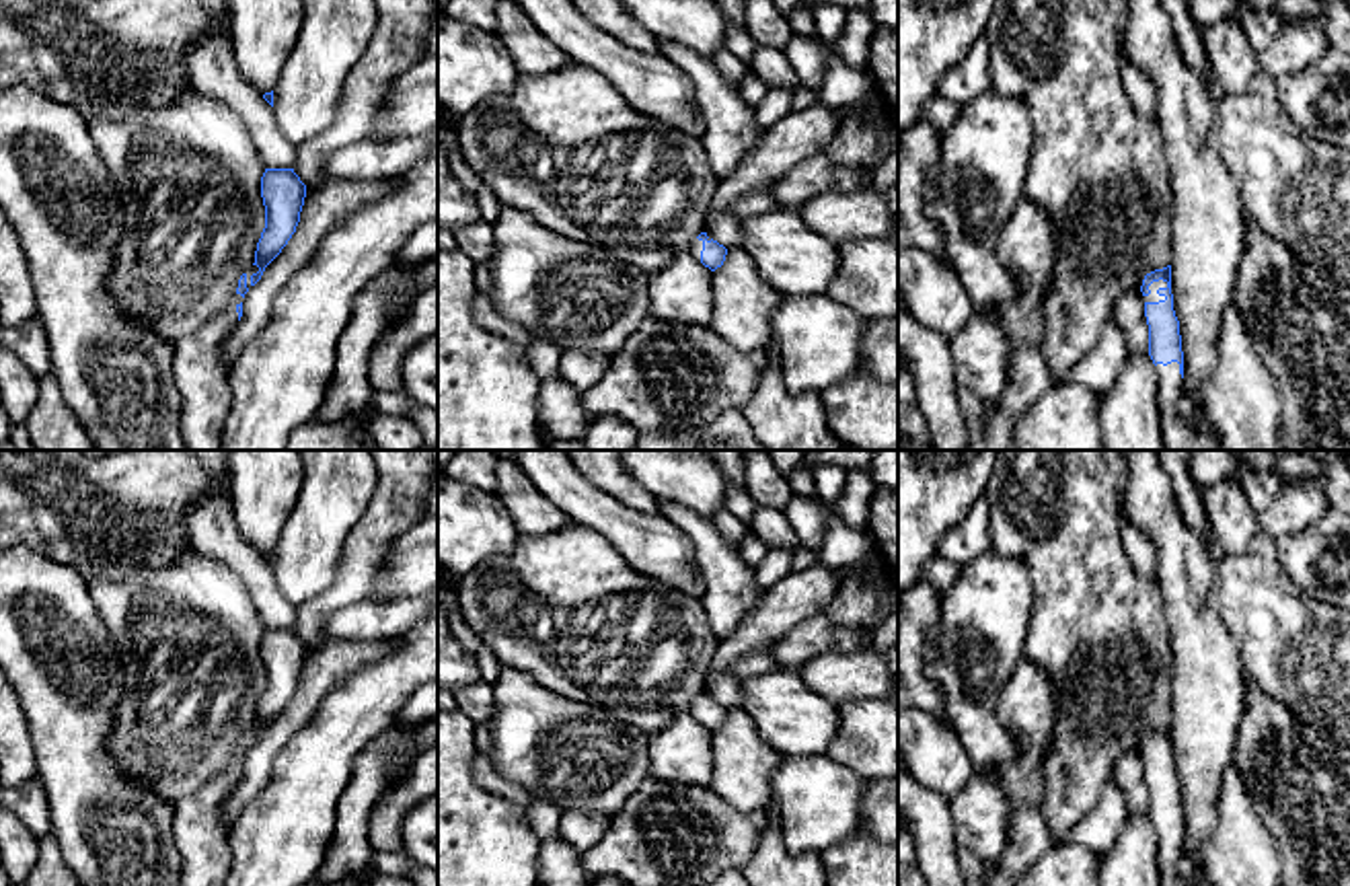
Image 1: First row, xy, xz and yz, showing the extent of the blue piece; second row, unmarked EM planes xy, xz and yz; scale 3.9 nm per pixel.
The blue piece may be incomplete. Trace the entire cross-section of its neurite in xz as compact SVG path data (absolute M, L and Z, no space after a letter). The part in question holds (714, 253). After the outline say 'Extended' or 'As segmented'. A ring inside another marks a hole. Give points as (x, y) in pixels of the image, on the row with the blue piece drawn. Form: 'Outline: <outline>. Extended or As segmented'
Outline: M701 232L692 243L690 253L711 271L723 265L727 249L717 241L709 238L707 232Z. Extended

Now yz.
Outline: M1171 265L1145 275L1145 317L1149 325L1149 356L1157 368L1157 401L1165 450L1221 450L1206 415L1196 421L1184 389L1184 352L1179 321L1173 310Z. Extended

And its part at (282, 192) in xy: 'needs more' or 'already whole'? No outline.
needs more

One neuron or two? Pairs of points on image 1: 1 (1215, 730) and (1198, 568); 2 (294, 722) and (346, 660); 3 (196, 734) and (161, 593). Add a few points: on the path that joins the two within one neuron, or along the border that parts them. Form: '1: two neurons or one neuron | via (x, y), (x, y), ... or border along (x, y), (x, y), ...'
1: one neuron | via (1207, 689), (1207, 665), (1194, 632), (1192, 609)
2: one neuron | via (303, 706), (329, 675)
3: one neuron | via (196, 699), (196, 638), (188, 628)

